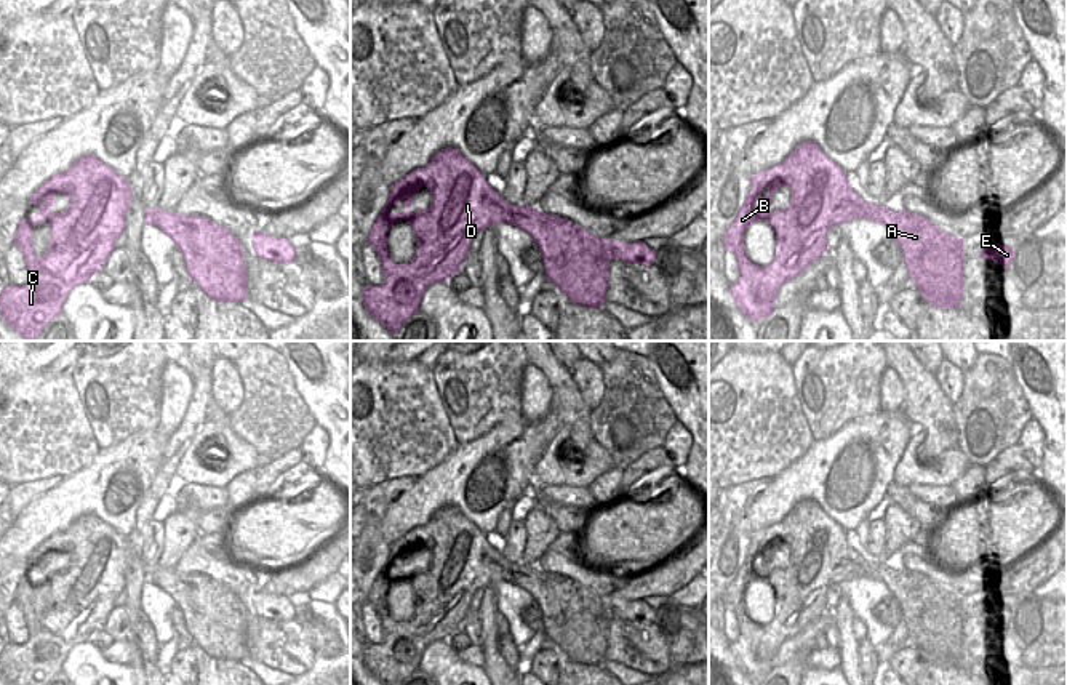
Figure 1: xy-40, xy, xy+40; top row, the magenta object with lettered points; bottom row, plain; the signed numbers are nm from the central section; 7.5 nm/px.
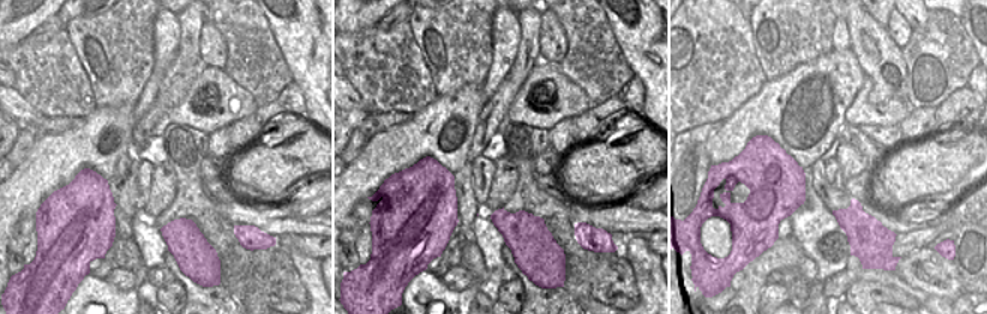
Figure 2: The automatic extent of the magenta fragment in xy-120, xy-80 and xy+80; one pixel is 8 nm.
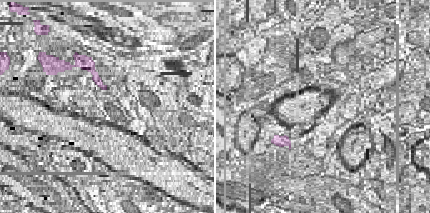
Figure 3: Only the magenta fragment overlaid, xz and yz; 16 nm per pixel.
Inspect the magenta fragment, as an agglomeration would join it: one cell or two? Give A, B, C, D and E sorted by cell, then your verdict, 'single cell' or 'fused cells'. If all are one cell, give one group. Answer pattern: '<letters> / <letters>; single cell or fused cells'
A B C D / E; fused cells

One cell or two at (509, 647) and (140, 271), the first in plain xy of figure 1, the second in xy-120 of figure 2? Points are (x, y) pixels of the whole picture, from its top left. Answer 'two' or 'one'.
one

